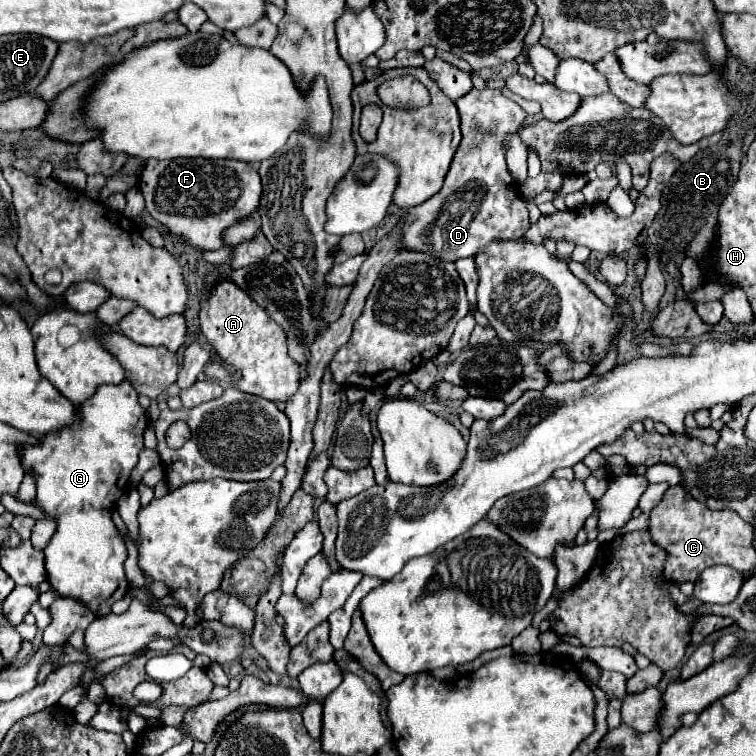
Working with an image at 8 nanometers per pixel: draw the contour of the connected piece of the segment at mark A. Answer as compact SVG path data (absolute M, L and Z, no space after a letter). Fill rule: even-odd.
M219 283L211 291L209 301L201 301L199 321L201 333L205 335L213 351L219 355L219 359L235 367L237 373L241 373L241 379L235 383L235 389L275 403L285 403L289 397L293 397L293 393L297 393L299 365L287 355L287 341L283 329L269 319L263 307L259 307L251 297L245 297L245 293L235 283Z

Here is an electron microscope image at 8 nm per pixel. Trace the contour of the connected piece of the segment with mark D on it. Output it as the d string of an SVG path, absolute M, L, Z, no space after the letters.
M485 87L483 91L471 89L467 95L463 95L459 101L455 101L459 115L461 115L461 145L453 157L451 169L445 177L445 183L437 195L433 195L423 205L417 205L409 211L405 211L399 221L397 229L403 233L401 239L401 251L403 249L419 249L421 253L429 253L441 261L457 261L463 257L475 257L481 253L487 245L493 241L509 241L519 239L529 229L529 211L527 201L517 193L517 187L513 183L505 183L509 171L505 165L505 137L511 131L517 131L525 123L525 111L511 99L507 99L501 91L493 91Z

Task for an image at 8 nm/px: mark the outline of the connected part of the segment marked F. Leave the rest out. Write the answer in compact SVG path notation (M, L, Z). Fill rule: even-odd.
M149 159L139 179L139 191L143 193L147 211L155 221L165 225L173 235L187 241L189 245L207 251L207 249L221 249L223 231L257 211L261 195L261 177L253 169L253 165L229 159L171 159L171 161Z

